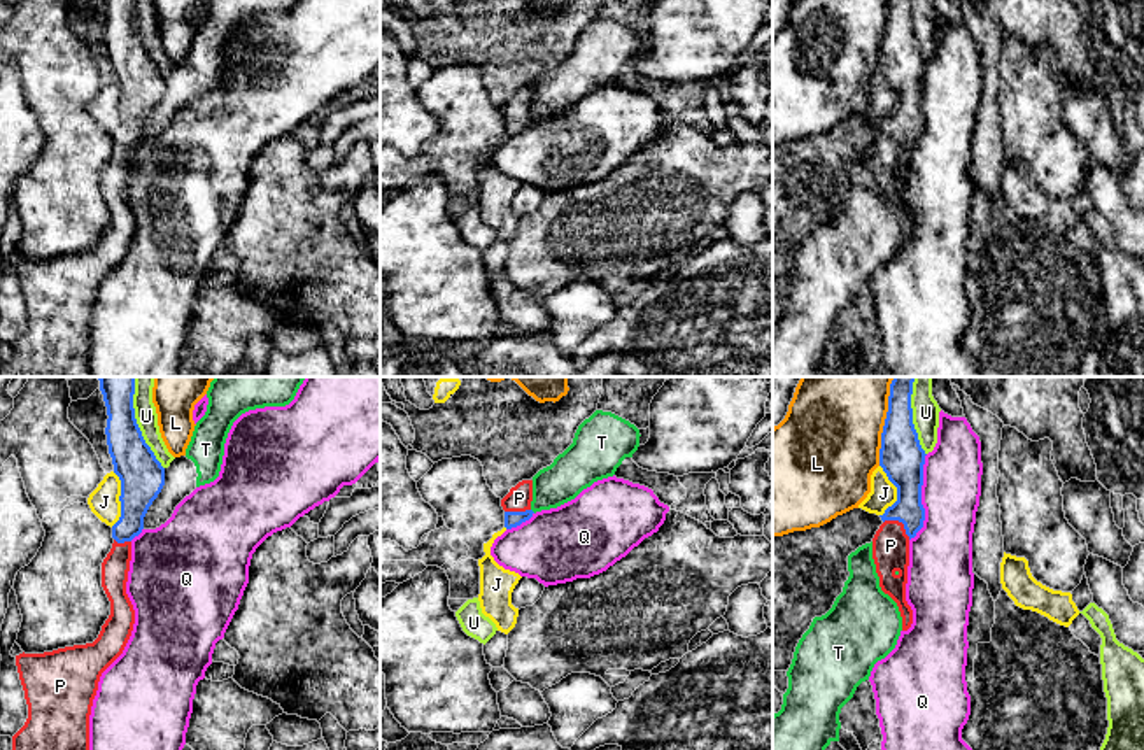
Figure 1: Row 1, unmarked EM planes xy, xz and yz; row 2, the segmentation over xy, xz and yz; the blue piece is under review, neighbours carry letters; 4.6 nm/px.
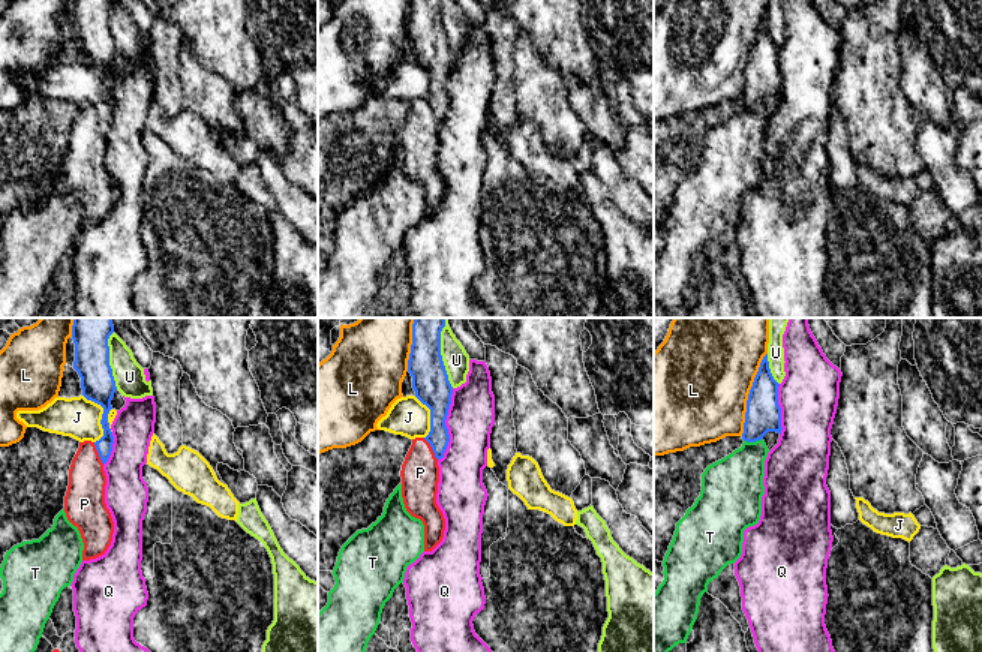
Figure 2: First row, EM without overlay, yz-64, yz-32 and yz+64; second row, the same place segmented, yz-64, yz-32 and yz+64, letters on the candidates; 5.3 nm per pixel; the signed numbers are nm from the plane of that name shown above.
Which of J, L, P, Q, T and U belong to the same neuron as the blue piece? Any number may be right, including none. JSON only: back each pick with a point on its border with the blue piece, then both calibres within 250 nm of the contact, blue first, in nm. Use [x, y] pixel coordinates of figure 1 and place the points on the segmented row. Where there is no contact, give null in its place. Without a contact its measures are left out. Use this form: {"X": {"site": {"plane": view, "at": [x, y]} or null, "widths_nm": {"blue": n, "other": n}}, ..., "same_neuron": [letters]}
{"P": {"site": {"plane": "yz", "at": [901, 521]}, "widths_nm": {"blue": 180, "other": 180}}, "same_neuron": ["P"]}

